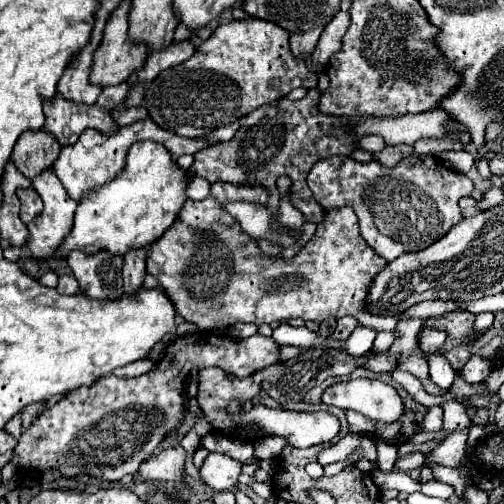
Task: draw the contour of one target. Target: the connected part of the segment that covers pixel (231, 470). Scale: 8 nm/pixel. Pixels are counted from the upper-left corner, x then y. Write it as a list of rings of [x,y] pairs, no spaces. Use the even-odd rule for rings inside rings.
[[[210,453],[200,467],[202,481],[214,491],[234,489],[238,483],[238,475],[242,471],[242,463],[224,453]]]

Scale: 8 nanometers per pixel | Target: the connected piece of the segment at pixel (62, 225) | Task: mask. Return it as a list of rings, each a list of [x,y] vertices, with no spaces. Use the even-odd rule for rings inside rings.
[[[48,167],[48,169],[42,171],[40,175],[36,175],[36,177],[32,179],[32,187],[34,187],[34,189],[38,191],[38,195],[42,197],[44,209],[42,209],[42,213],[40,213],[36,219],[32,219],[32,221],[26,225],[26,227],[28,227],[28,233],[30,233],[30,237],[28,237],[28,247],[30,247],[32,255],[36,255],[36,259],[46,259],[46,257],[50,257],[50,255],[58,249],[58,245],[62,243],[64,235],[68,235],[68,231],[72,229],[74,211],[76,211],[78,203],[64,191],[64,187],[60,187],[60,179],[56,179],[52,167]]]

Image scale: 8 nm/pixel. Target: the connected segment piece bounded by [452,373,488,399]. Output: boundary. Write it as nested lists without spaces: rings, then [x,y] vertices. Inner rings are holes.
[[[458,373],[458,375],[456,375],[456,383],[452,385],[452,393],[454,393],[456,397],[468,399],[468,397],[472,397],[472,395],[486,395],[488,389],[486,389],[484,383],[480,383],[480,385],[468,385],[468,383],[460,377],[460,373]]]

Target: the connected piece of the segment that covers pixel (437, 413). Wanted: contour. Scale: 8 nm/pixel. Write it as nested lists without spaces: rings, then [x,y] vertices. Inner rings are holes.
[[[428,407],[428,417],[422,427],[428,431],[438,431],[442,427],[442,407]]]

